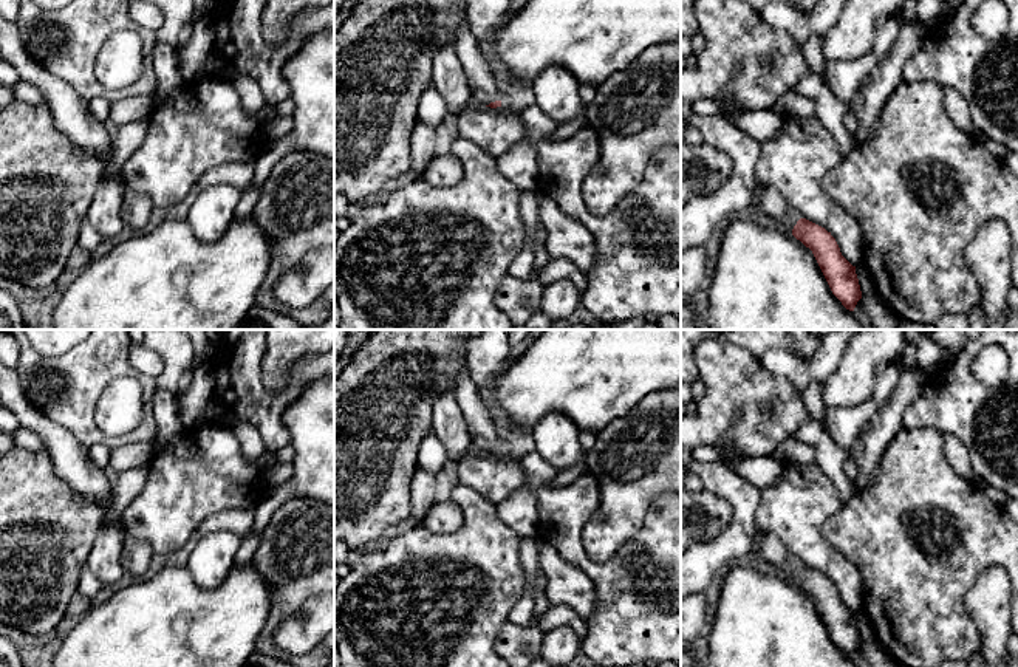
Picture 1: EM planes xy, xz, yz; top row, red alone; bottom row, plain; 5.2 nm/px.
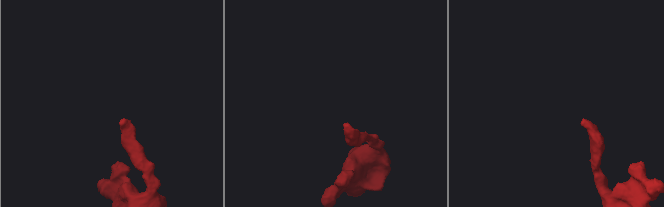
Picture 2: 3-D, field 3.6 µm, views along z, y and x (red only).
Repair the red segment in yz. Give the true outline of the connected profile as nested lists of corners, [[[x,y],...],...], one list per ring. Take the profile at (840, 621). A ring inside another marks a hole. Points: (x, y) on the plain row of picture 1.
[[[755,532],[750,551],[781,570],[784,576],[812,597],[832,641],[846,656],[854,658],[862,645],[856,613],[842,602],[831,579],[801,565],[772,532]]]

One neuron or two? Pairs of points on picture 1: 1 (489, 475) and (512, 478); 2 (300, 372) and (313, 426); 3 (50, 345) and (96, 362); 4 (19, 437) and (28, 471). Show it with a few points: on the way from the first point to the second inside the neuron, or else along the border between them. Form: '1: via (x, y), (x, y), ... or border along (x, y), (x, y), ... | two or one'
1: via (495, 475), (506, 475) | one
2: border along (317, 378), (302, 389), (285, 410), (283, 418) | two
3: border along (76, 345), (58, 356), (40, 356), (31, 347) | two
4: border along (16, 444), (30, 451), (47, 452) | two

